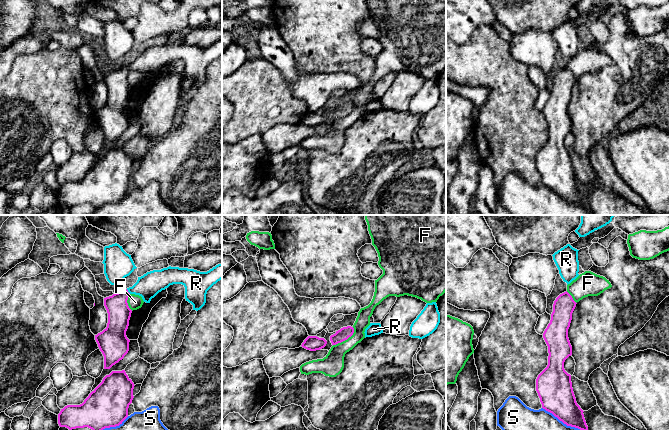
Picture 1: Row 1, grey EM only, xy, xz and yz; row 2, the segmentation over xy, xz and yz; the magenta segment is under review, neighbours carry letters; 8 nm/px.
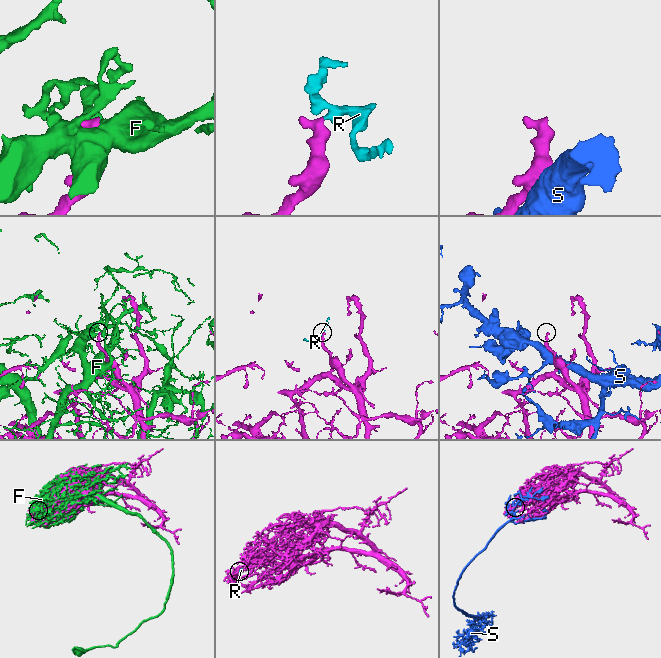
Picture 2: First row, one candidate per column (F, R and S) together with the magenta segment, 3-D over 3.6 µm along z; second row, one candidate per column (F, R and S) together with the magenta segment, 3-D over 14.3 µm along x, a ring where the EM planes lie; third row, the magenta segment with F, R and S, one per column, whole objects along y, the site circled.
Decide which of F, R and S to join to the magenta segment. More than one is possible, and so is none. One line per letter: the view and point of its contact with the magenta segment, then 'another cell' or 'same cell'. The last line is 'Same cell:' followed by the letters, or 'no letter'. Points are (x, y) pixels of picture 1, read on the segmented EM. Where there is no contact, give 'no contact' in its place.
F: xz (345, 339) | another cell
R: xy (127, 291) | same cell
S: yz (561, 420) | another cell
Same cell: R

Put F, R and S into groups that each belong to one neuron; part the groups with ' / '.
F / R / S

